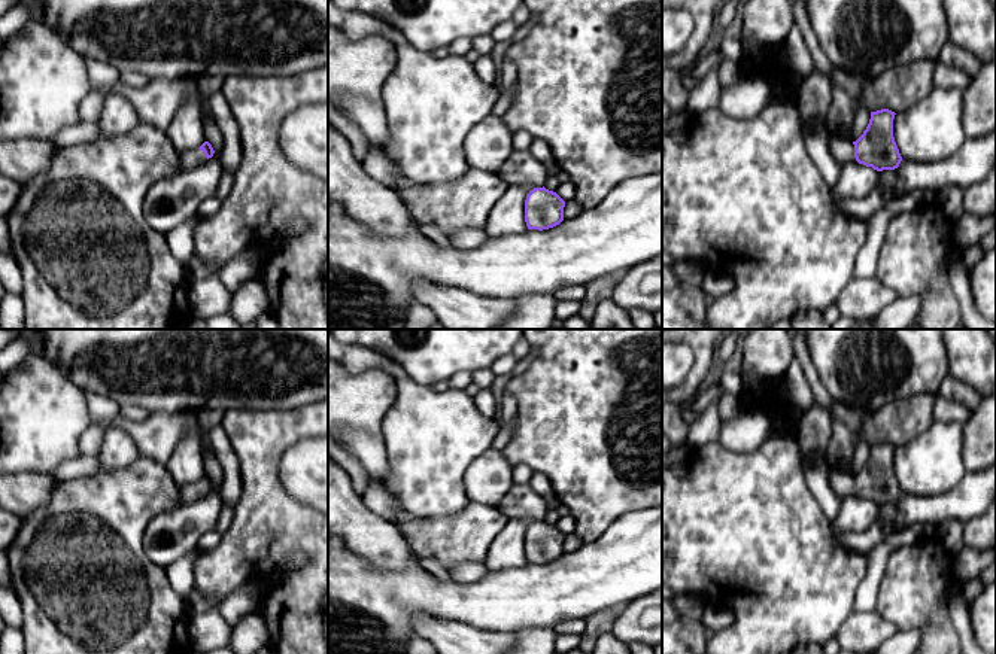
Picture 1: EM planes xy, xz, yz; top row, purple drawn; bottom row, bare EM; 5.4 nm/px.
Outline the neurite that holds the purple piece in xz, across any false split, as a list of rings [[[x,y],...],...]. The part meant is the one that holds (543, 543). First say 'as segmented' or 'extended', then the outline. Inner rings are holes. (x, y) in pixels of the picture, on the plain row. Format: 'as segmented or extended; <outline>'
extended; [[[513,484],[498,509],[507,518],[529,518],[534,523],[525,533],[525,556],[528,563],[549,563],[564,554],[565,535],[544,521],[549,512],[546,501],[529,484]]]

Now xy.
extended; [[[204,475],[197,483],[188,483],[176,487],[177,487],[177,499],[179,499],[177,507],[180,507],[204,498],[209,492],[213,490],[215,484],[209,475]]]

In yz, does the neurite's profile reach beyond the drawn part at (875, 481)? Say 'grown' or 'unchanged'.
grown

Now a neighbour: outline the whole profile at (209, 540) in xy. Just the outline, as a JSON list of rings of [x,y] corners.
[[[216,529],[206,532],[198,539],[198,551],[206,553],[206,551],[213,550],[219,544],[221,538],[222,538],[222,535]]]

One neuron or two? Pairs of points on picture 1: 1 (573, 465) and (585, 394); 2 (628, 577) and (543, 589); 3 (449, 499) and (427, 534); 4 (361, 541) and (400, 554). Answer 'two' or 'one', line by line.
1: one
2: one
3: two
4: one

